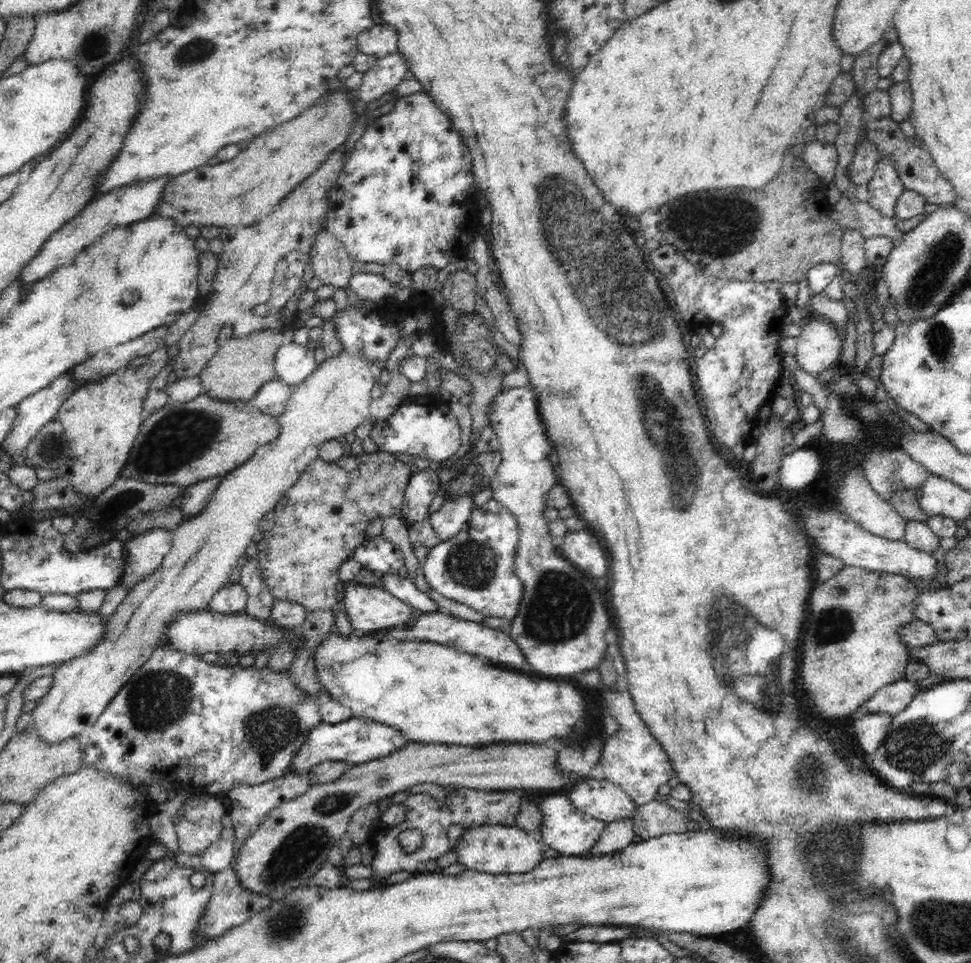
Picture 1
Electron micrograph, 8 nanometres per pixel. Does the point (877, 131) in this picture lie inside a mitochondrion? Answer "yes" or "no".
yes

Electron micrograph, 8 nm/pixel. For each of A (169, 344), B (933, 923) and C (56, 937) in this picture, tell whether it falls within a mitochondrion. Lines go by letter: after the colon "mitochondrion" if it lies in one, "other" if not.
A: other
B: mitochondrion
C: other

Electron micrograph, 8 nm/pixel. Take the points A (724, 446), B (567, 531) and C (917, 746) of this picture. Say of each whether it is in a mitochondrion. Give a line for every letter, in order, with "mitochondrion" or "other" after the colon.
A: other
B: other
C: mitochondrion

